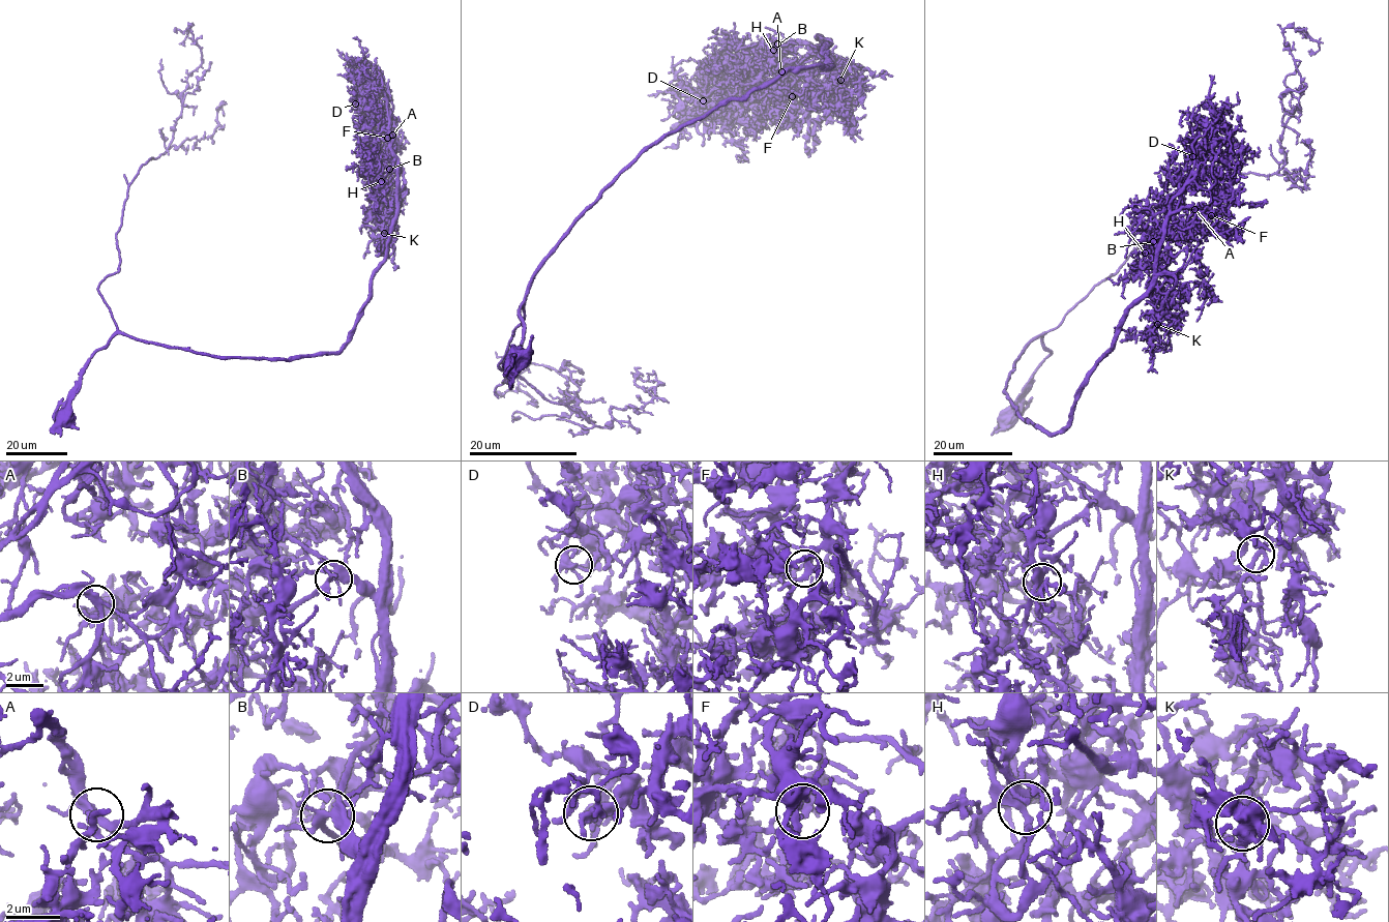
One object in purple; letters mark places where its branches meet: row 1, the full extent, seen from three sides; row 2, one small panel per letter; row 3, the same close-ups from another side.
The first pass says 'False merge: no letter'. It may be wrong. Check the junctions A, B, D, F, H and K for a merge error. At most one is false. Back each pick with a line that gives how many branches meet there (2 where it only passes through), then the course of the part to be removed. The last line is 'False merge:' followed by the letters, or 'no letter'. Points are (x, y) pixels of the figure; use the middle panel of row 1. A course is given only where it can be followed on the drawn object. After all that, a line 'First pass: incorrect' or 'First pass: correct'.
False merge: no letter
First pass: correct

